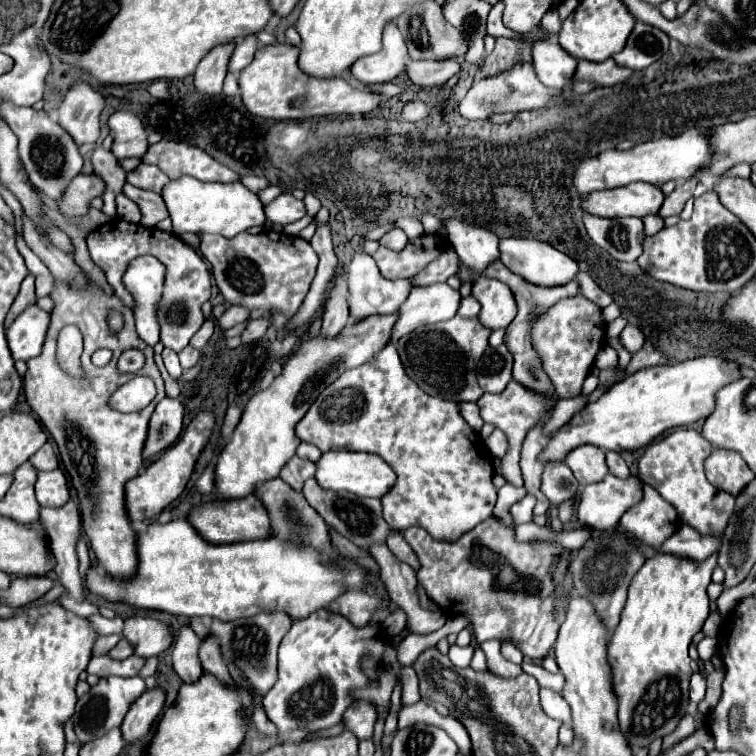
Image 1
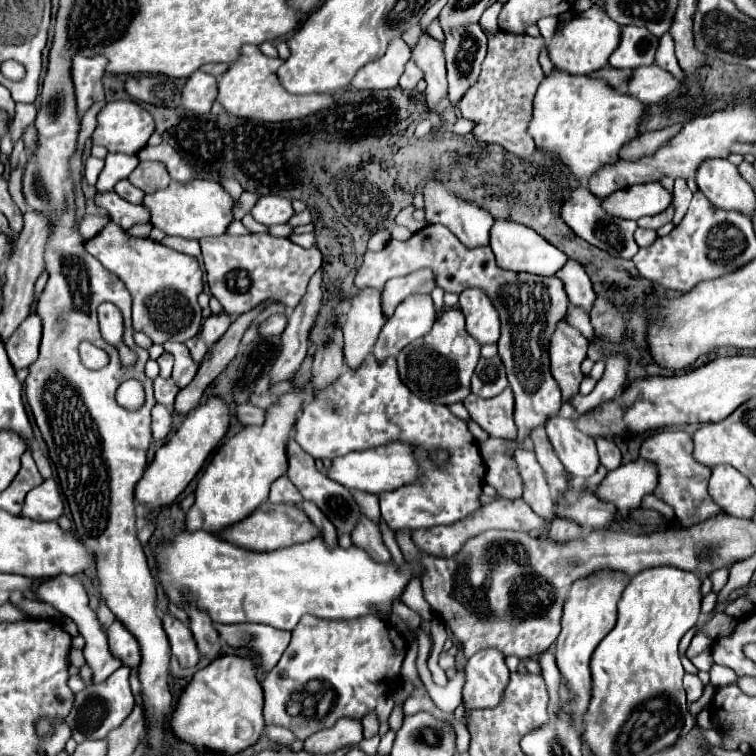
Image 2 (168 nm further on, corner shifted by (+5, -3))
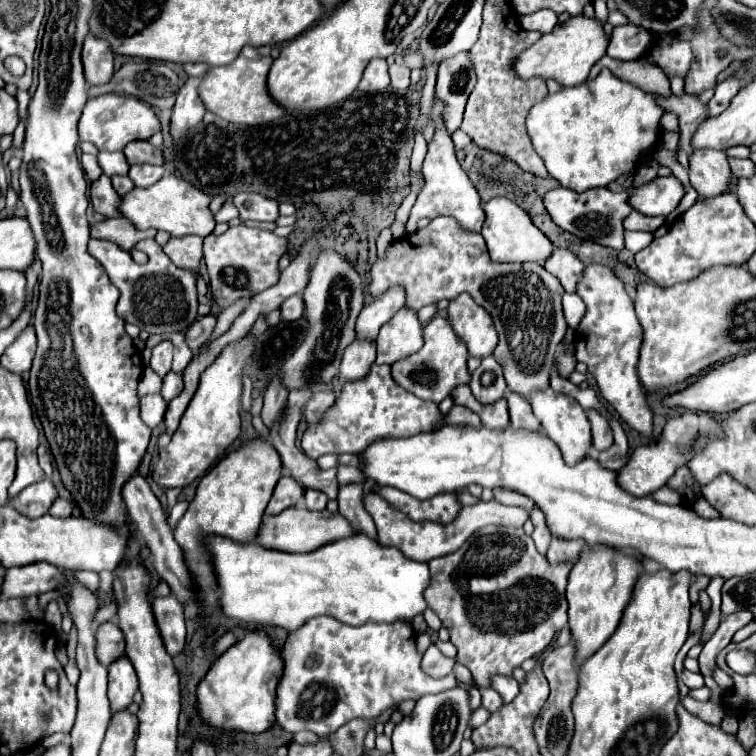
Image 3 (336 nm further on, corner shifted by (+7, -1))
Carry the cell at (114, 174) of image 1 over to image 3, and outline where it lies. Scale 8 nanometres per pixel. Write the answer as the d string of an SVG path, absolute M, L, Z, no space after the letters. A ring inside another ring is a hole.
M82 155L82 165L84 165L88 179L98 179L102 175L102 169L100 169L98 159L94 155Z

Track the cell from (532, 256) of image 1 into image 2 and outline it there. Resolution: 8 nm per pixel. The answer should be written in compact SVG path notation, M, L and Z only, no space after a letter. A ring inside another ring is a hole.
M496 219L492 233L490 233L490 247L496 255L496 263L502 269L508 271L526 271L532 275L542 275L542 277L552 277L558 273L558 267L566 265L566 255L562 255L562 251L558 251L554 245L550 245L546 239L542 239L536 231L520 225L520 223L512 223L512 221L502 221Z

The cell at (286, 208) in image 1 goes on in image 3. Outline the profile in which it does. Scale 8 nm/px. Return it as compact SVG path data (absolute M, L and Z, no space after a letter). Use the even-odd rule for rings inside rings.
M238 193L232 203L240 211L240 219L252 221L276 221L278 219L278 203L274 199L266 199L260 193Z

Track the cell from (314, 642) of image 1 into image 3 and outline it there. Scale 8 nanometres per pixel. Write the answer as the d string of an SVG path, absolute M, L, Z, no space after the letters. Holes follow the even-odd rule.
M314 617L312 621L306 621L304 627L296 629L296 633L288 635L286 645L282 649L282 657L286 669L278 685L276 721L282 725L282 729L290 733L308 729L316 735L328 735L356 717L372 719L406 699L416 701L422 695L440 693L457 685L454 675L432 679L422 671L420 667L422 653L416 649L414 629L406 621L364 623L360 627L352 627L336 621L334 617Z

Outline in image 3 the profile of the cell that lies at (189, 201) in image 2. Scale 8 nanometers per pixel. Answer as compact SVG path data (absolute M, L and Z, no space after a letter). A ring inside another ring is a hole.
M164 175L156 185L146 189L132 189L132 193L120 199L120 215L126 217L136 229L158 229L168 231L172 237L186 237L186 235L200 235L206 237L214 229L214 215L208 209L210 197L190 185L184 179L174 175Z

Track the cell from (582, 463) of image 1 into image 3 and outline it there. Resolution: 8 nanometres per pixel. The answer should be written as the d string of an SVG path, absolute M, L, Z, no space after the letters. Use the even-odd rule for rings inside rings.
M550 387L548 389L538 389L532 391L532 395L528 397L534 415L538 417L538 421L542 423L544 431L548 433L548 437L560 447L564 461L568 465L574 465L578 461L582 461L590 449L592 449L592 435L590 435L590 421L586 417L586 411L580 409L580 405L576 405L576 401L572 401L572 397L564 395L564 393L556 393Z

